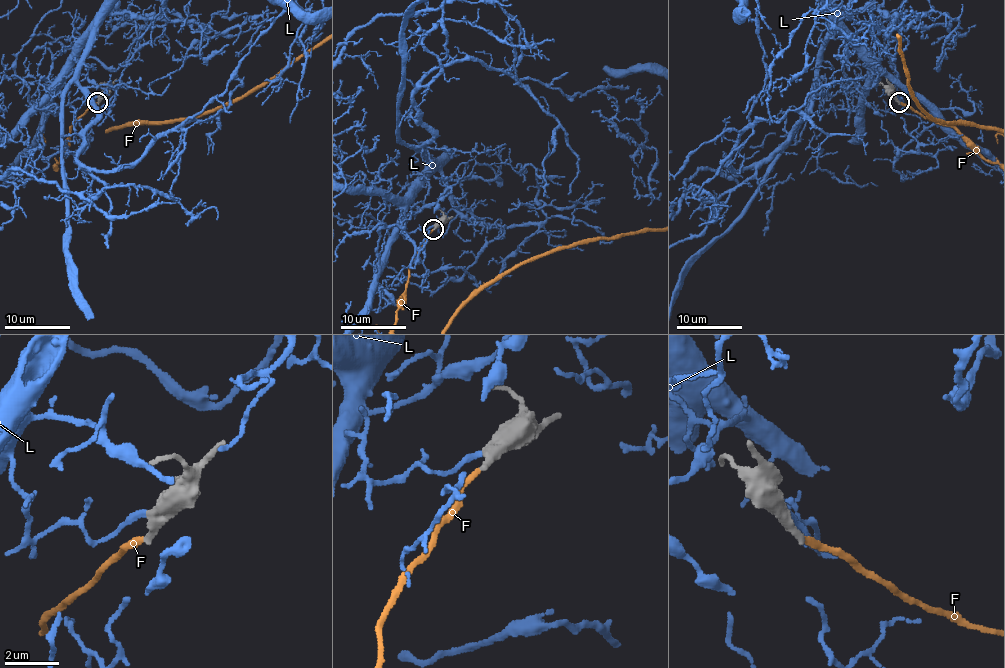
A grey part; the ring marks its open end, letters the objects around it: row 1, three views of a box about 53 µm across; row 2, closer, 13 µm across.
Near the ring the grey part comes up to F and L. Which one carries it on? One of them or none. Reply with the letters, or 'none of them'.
F

